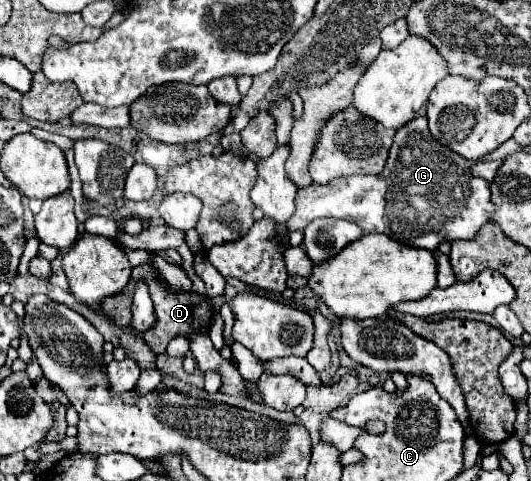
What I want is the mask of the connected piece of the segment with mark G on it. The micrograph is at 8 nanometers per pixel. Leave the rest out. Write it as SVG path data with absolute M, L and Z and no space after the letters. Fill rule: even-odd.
M417 117L397 129L389 159L381 175L351 175L351 177L333 179L325 185L313 183L311 187L301 187L295 197L297 209L291 215L291 225L287 221L287 229L289 231L305 229L317 217L335 217L335 219L347 219L347 221L357 223L365 233L385 233L403 245L435 251L441 239L445 241L473 239L479 227L487 223L491 213L495 211L495 205L491 203L489 197L491 197L489 183L473 177L469 173L467 159L453 153L451 149L447 149L445 145L437 143L431 137L427 129L427 117Z

